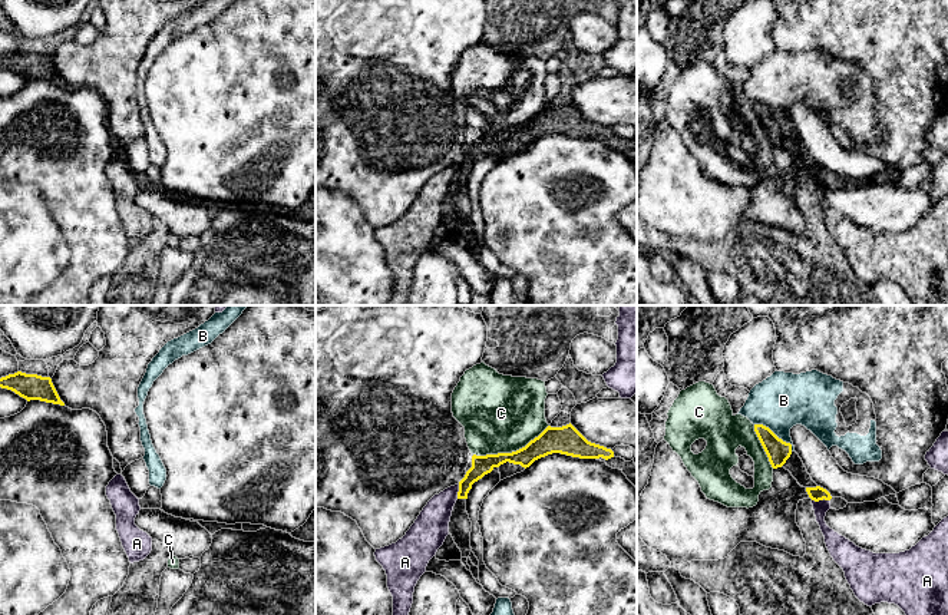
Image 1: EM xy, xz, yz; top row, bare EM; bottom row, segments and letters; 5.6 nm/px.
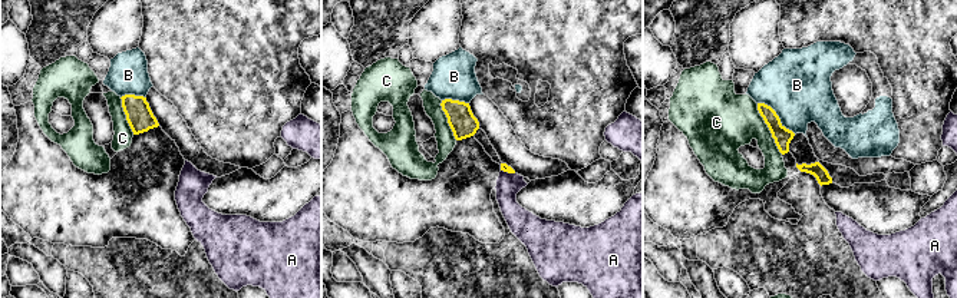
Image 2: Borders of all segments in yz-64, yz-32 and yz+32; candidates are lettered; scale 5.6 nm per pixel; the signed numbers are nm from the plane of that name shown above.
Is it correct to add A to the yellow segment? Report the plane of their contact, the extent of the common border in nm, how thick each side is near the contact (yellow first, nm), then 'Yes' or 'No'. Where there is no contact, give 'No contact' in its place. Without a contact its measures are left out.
Touches yellow in yz. Shared border 100 nm. Thickness 80 nm (yellow) against 100 nm. No

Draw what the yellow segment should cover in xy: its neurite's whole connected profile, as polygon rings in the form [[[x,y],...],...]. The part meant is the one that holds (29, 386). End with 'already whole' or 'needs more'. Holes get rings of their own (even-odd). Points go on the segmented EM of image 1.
[[[17,371],[14,374],[1,377],[0,387],[14,391],[27,401],[40,400],[46,403],[65,406],[50,377],[42,377],[37,374],[26,374]]]; already whole

